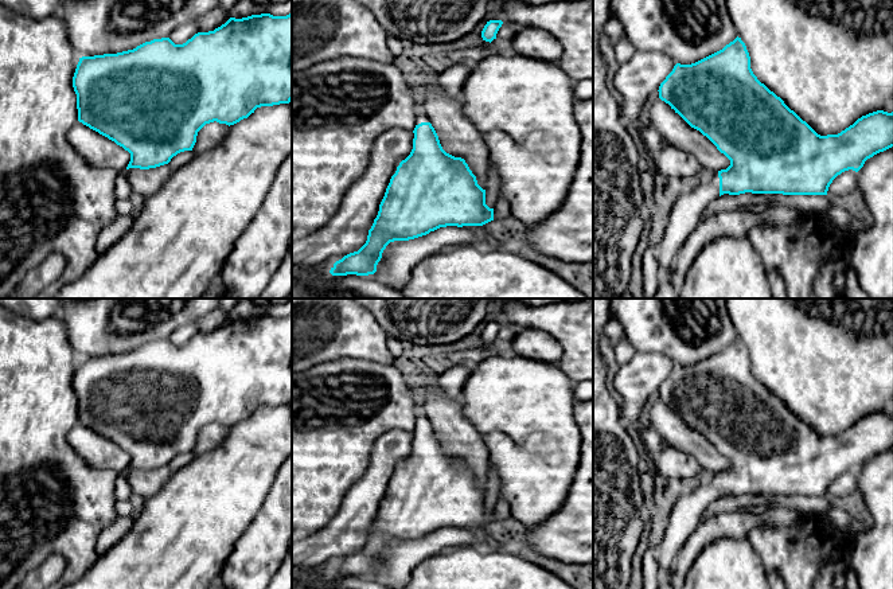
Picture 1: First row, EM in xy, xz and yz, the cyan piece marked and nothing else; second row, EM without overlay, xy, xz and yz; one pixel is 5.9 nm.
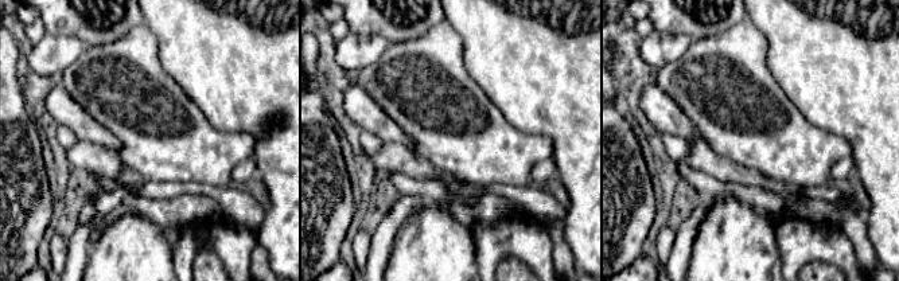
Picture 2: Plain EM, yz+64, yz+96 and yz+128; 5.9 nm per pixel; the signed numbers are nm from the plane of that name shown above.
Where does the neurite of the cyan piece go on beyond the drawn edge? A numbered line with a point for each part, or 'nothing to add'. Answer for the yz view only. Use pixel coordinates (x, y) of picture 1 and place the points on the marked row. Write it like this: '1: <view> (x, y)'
1: yz (685, 217)

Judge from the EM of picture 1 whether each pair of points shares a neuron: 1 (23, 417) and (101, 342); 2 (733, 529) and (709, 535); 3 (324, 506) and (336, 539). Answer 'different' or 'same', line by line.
1: different
2: same
3: different

